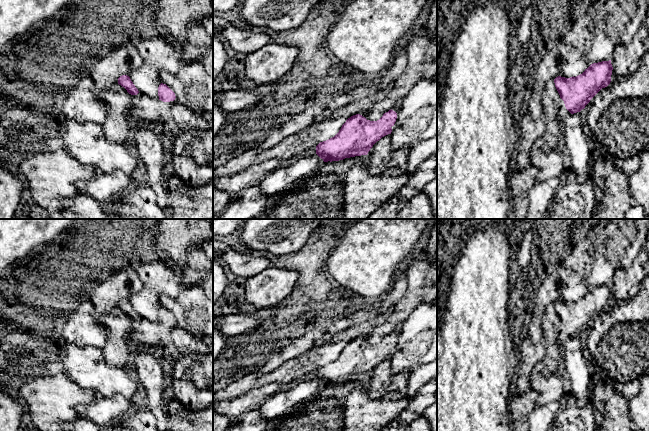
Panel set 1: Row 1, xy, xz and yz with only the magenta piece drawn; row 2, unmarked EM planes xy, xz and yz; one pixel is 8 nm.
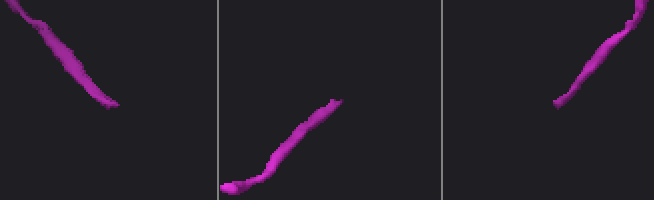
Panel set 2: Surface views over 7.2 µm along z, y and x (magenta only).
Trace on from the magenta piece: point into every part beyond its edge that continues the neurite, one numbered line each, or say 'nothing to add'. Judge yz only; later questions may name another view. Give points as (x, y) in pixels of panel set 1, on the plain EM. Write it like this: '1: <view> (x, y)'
1: yz (563, 338)

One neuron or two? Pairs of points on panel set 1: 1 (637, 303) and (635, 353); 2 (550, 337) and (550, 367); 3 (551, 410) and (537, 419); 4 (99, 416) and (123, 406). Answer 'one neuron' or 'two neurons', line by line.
1: one neuron
2: one neuron
3: one neuron
4: one neuron

